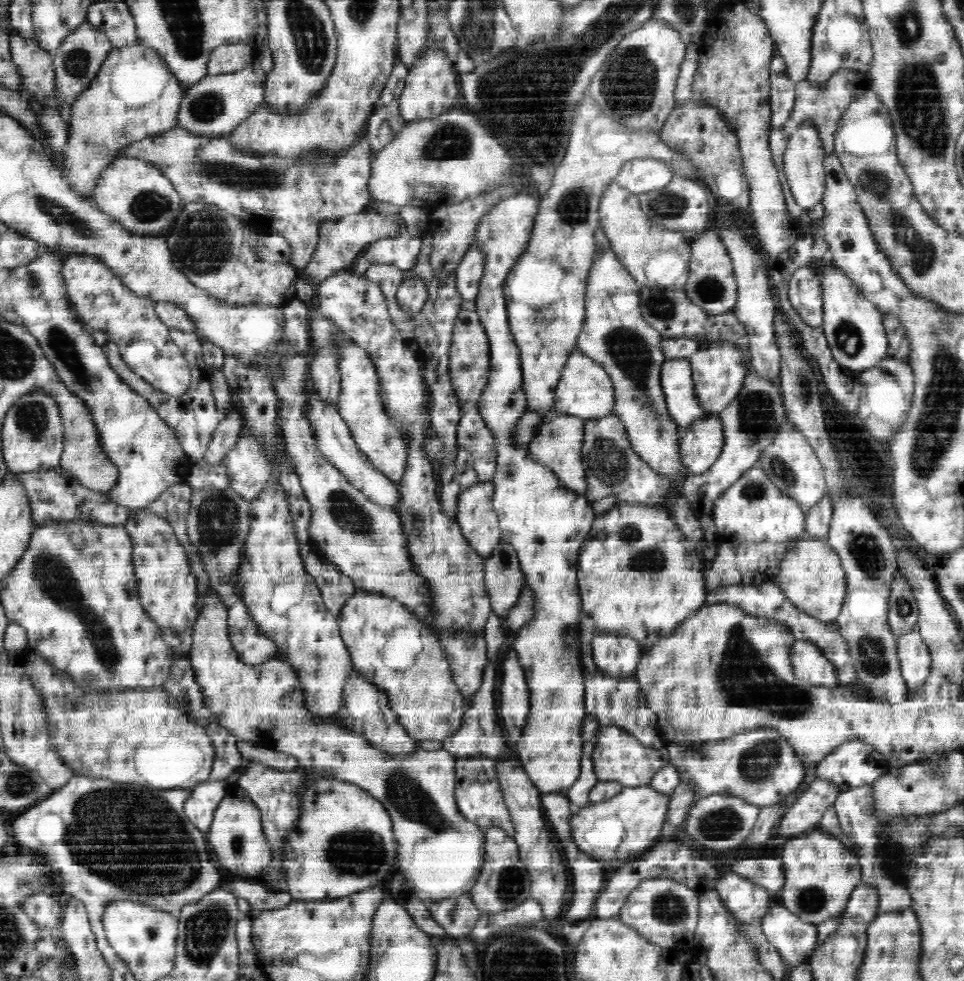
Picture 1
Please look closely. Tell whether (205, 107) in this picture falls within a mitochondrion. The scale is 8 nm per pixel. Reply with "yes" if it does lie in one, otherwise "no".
yes

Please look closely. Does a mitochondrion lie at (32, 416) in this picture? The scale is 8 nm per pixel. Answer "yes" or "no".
yes

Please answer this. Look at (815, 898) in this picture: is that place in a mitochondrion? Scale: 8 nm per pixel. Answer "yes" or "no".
yes

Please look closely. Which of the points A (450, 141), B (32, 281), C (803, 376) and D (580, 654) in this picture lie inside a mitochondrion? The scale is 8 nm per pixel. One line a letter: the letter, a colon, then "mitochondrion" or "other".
A: mitochondrion
B: mitochondrion
C: mitochondrion
D: other

